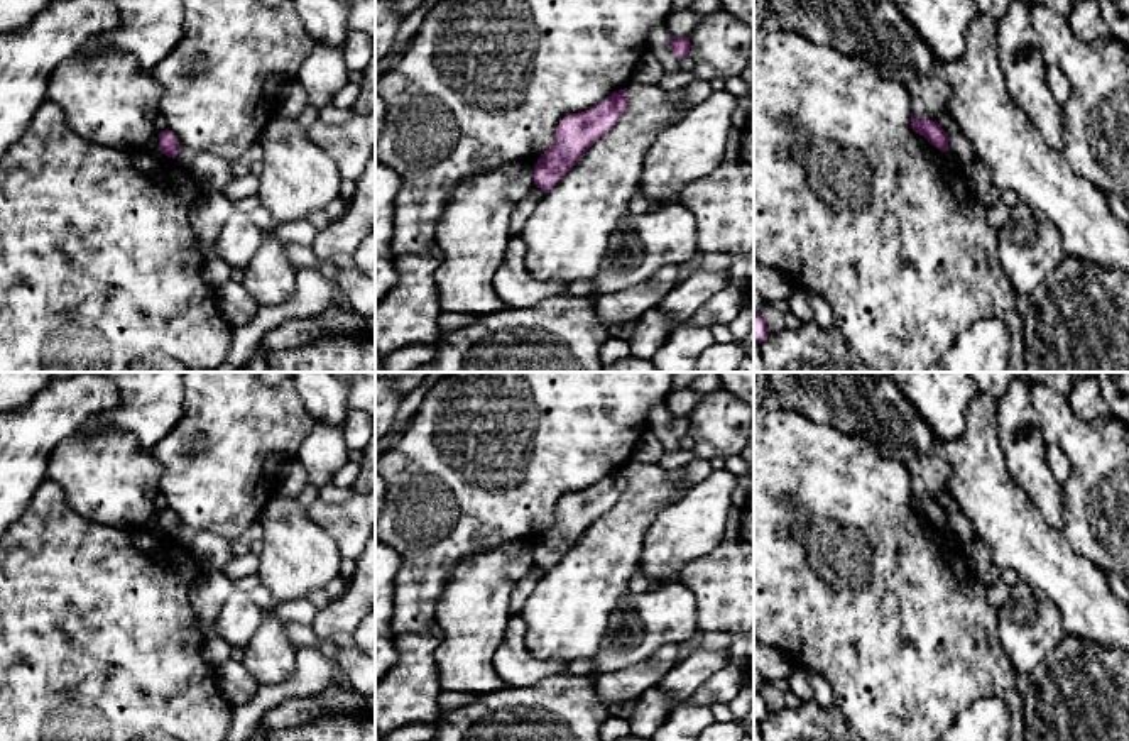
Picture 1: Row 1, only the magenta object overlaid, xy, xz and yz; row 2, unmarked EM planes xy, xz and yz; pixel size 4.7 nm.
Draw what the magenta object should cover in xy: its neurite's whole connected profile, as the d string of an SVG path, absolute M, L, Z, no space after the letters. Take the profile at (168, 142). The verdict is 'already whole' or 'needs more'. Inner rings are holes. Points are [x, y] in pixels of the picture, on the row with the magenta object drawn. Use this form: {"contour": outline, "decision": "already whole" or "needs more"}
{"contour": "M167 129L159 134L159 151L172 159L181 151L177 137Z", "decision": "already whole"}

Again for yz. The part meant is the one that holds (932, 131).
{"contour": "M911 113L911 129L923 135L931 145L946 152L948 151L948 134L941 129L938 122L930 118L919 118Z", "decision": "already whole"}

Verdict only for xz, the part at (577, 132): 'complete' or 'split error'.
complete

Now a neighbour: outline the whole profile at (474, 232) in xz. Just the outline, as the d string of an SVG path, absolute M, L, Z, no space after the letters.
M514 162L465 179L455 188L436 232L443 259L434 281L443 311L485 316L507 308L495 294L492 279L512 237L510 217L532 186L534 166Z

